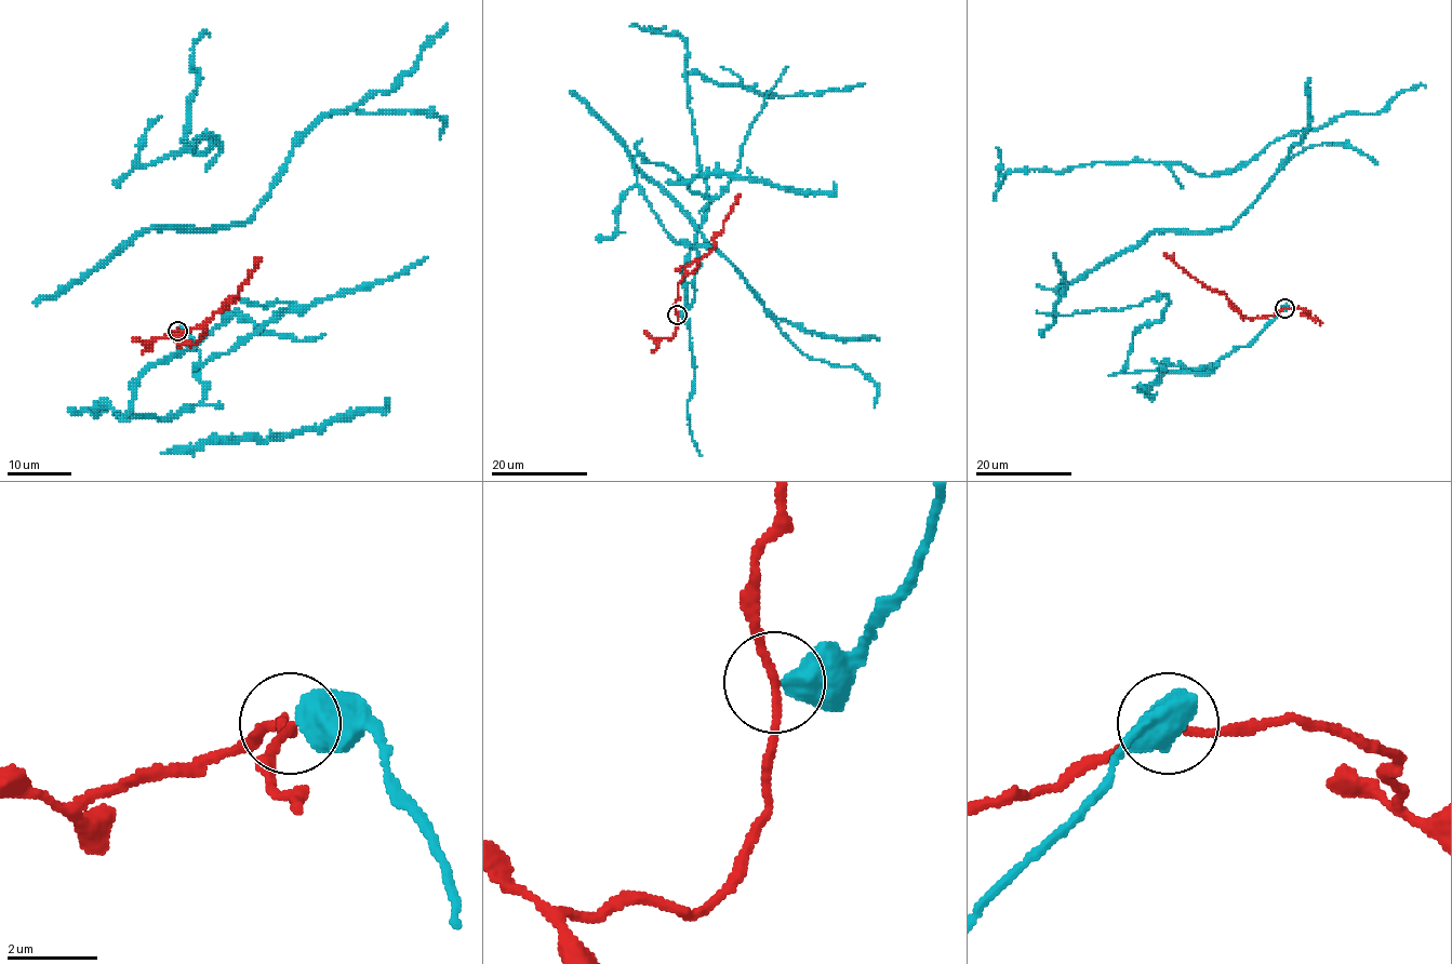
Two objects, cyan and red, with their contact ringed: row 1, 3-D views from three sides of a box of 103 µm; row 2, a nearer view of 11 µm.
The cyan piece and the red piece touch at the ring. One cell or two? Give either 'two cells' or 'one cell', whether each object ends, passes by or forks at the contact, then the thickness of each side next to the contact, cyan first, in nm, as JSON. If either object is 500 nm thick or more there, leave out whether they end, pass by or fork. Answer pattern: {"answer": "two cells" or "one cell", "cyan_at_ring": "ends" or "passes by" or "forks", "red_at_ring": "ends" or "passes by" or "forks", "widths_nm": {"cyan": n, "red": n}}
{"answer": "two cells", "widths_nm": {"cyan": 600, "red": 150}}

